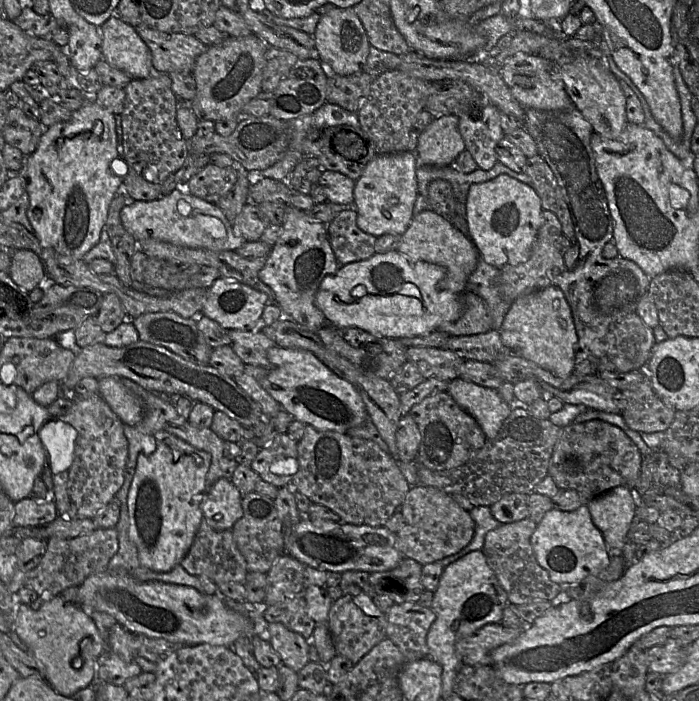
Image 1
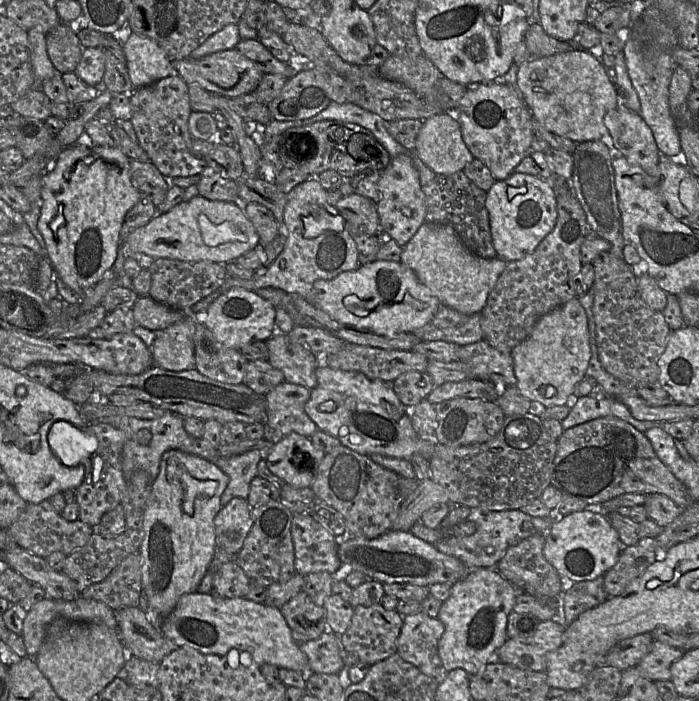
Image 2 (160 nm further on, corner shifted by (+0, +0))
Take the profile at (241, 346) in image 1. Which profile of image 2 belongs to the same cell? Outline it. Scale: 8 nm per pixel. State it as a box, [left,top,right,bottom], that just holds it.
[265,334,323,389]

